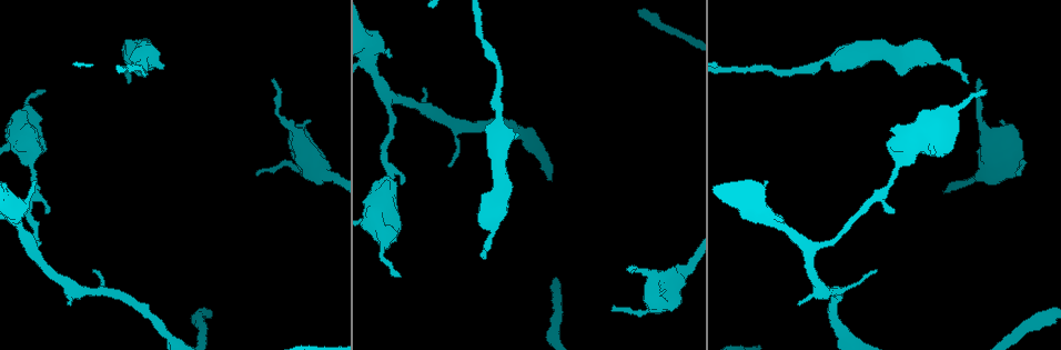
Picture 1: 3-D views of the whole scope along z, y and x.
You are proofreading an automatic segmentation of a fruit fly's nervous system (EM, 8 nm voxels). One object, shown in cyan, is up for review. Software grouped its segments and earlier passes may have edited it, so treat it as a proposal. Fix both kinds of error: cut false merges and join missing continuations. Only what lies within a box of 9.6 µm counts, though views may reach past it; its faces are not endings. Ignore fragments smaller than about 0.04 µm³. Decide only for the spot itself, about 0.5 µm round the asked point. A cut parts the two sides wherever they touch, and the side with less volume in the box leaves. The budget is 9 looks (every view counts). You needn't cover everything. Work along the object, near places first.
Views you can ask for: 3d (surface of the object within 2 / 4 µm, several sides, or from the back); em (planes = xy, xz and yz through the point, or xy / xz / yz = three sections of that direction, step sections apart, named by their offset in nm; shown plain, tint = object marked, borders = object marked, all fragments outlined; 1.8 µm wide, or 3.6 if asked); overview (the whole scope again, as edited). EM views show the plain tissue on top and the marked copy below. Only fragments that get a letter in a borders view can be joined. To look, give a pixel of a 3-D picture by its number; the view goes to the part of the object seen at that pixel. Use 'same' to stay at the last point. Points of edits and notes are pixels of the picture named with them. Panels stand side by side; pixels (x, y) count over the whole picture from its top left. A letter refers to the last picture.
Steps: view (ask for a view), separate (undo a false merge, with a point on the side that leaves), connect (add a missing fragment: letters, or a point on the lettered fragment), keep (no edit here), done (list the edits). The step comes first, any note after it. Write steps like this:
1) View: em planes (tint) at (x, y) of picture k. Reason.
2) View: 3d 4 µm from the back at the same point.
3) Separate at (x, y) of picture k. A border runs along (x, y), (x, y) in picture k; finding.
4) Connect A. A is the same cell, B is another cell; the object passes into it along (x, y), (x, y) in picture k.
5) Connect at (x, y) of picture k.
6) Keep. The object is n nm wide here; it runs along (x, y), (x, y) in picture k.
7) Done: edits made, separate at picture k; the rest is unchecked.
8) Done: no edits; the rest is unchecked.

View: 3d 2 µm from the back at (663, 291) of picture 1. Free end.

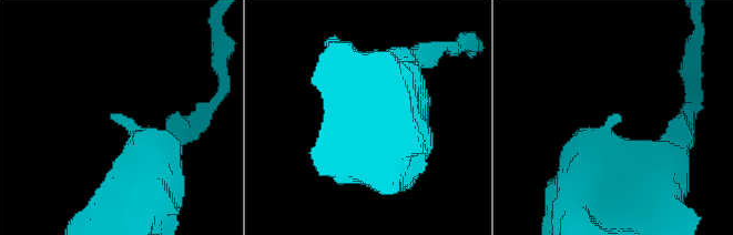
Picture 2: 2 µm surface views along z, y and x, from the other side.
View: em 3.6 µm planes (borders) at (110, 116) of picture 2.

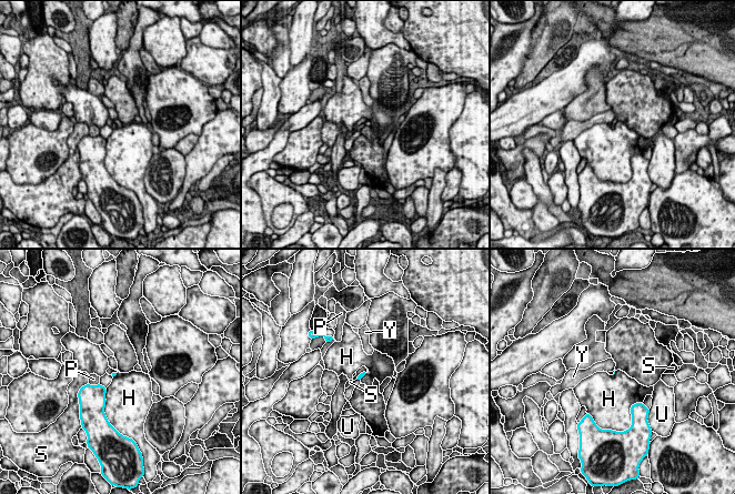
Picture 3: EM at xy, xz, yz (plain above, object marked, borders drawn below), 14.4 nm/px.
Keep. H, P, S, U and Y are other cells; a border runs along (107, 389), (106, 406), (103, 409) in picture 3; none of them fits.

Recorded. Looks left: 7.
View: em planes (borders) at (968, 82) of picture 1. Tapers out.

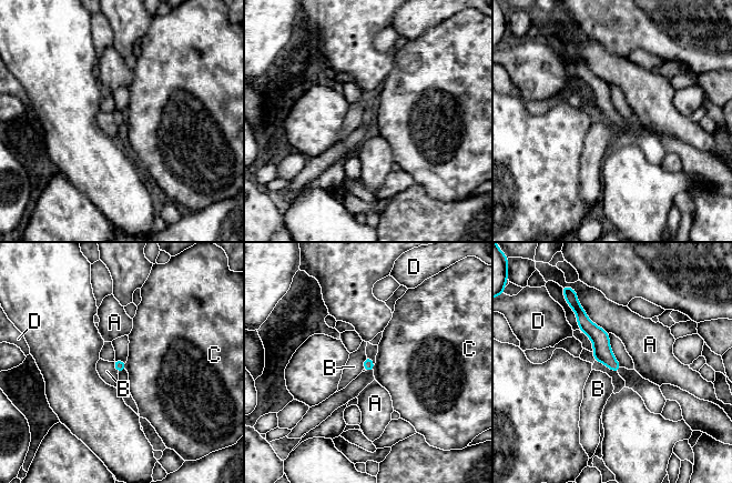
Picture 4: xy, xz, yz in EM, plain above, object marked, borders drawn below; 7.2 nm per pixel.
Keep. The longest contact is with A, 340 nm; A, B, C and D are other cells; a border runs along (366, 355), (363, 369) in picture 4; no lettered fragment goes on from it.

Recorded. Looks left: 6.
View: 3d 4 µm at (519, 135) of picture 1. Stops while still wide.

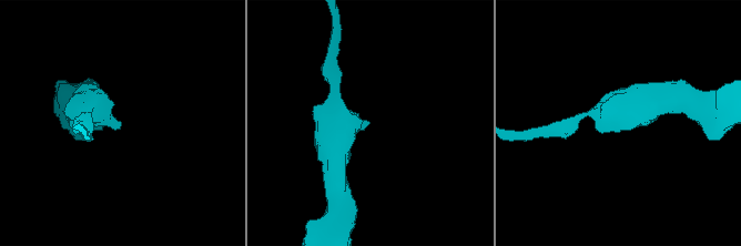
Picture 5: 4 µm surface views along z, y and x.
View: em 3.6 µm planes (borders) at (121, 125) of picture 5. Shape alone is not enough.

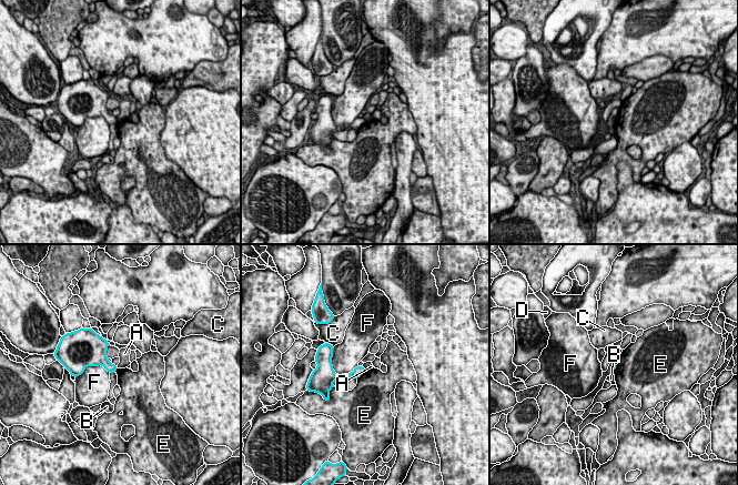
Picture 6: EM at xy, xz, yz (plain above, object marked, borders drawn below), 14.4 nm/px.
Keep. A, B, C, D, E and F are other cells; a border runs along (366, 369), (357, 379) in picture 6; no lettered fragment goes on from it.

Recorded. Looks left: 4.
View: em planes (borders) at (36, 182) of picture 1. An open end.

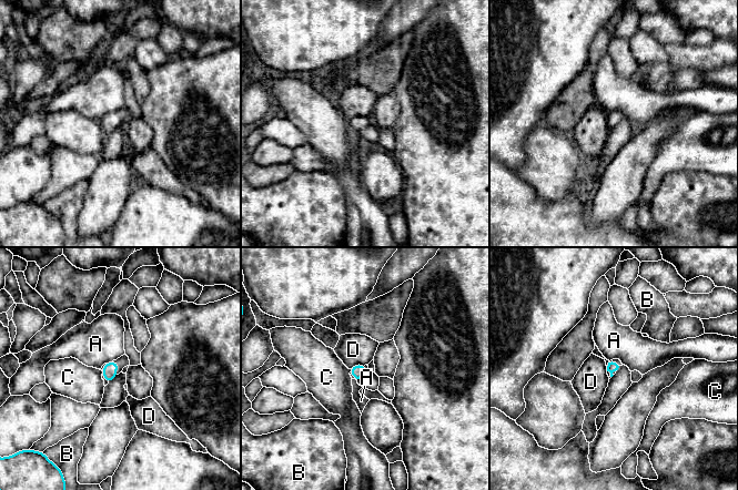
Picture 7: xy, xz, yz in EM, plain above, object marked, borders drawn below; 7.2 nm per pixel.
Keep. A, B, C and D are other cells; a border runs along (364, 364), (357, 364), (349, 368) in picture 7; none of them fits.

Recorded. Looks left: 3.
Done: no edits; the rest is unchecked.

